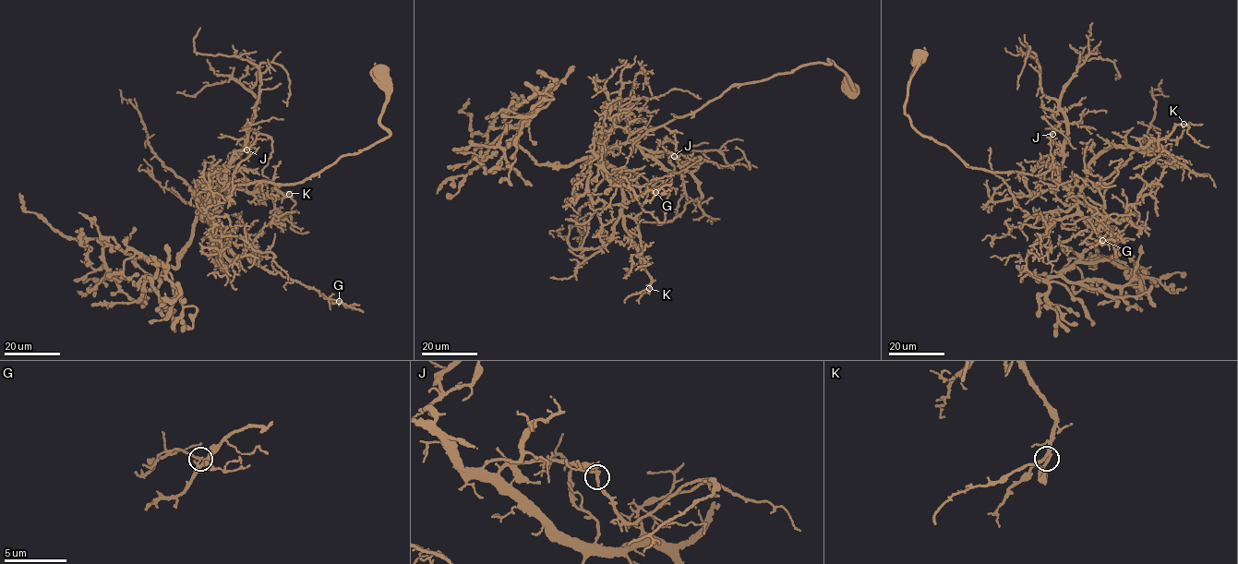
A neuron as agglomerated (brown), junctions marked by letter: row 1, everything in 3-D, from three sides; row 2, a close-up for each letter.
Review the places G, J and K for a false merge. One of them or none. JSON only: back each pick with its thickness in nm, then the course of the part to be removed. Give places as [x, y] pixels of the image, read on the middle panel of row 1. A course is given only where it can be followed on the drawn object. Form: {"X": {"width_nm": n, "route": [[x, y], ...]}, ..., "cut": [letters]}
{"G": {"width_nm": 170, "route": [[655, 192], [671, 184]]}, "cut": ["G"]}

